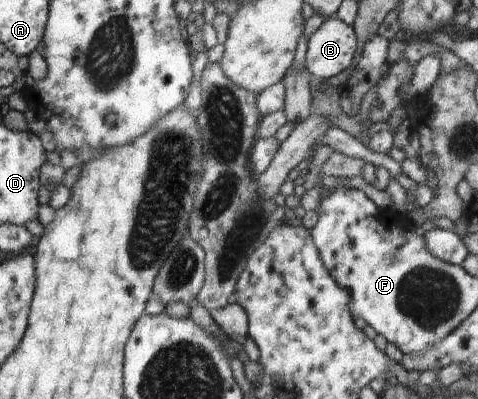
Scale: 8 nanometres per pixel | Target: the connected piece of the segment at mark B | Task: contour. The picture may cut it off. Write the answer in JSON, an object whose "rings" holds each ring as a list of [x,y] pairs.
{"rings":[[[331,17],[325,19],[309,38],[305,69],[315,80],[327,82],[353,62],[356,52],[356,32],[353,26]]]}

